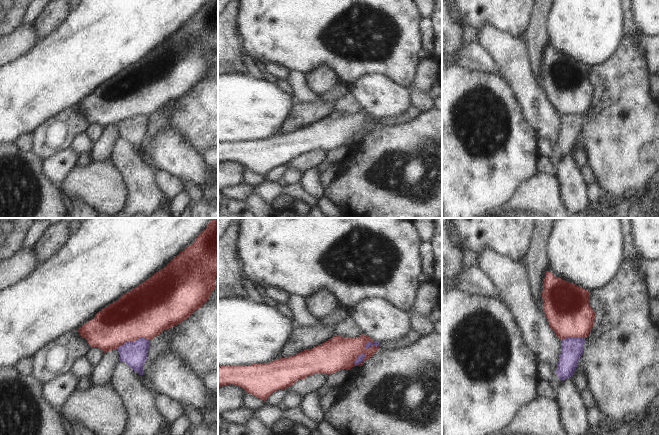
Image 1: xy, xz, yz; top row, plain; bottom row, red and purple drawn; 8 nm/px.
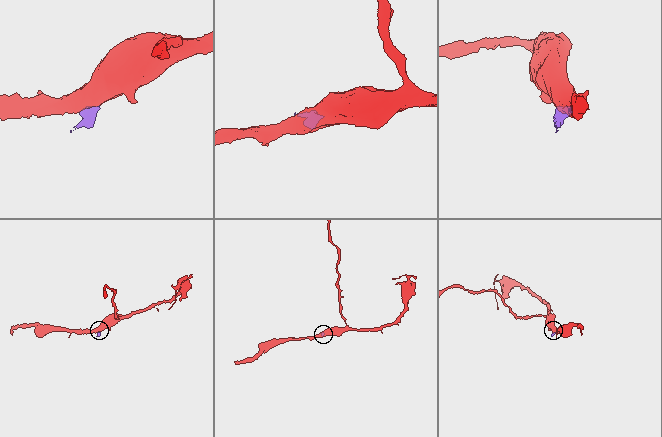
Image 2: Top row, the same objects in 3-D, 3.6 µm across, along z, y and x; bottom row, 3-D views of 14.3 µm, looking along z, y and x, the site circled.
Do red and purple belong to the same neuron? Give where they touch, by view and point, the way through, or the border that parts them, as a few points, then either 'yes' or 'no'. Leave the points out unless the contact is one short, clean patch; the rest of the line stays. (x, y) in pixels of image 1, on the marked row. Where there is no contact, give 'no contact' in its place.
meets red in xy at (132, 340); border along xy (149, 340), (144, 338), (127, 340), (116, 348); no

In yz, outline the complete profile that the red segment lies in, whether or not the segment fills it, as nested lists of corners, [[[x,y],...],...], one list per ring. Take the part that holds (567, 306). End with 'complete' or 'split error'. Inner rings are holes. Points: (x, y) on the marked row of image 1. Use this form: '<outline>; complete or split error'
[[[550,271],[544,277],[543,305],[550,327],[560,339],[585,338],[589,335],[596,317],[590,305],[590,292],[568,281],[555,277]]]; complete

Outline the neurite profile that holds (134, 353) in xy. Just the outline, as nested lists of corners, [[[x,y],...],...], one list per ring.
[[[140,338],[135,341],[127,341],[117,348],[120,362],[125,362],[139,375],[144,374],[144,364],[148,356],[150,341]]]

